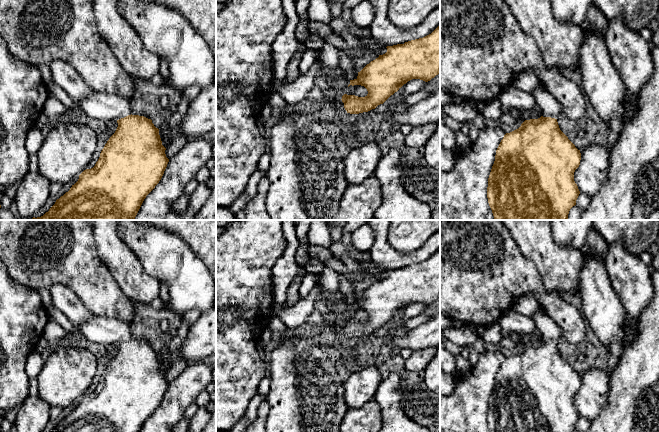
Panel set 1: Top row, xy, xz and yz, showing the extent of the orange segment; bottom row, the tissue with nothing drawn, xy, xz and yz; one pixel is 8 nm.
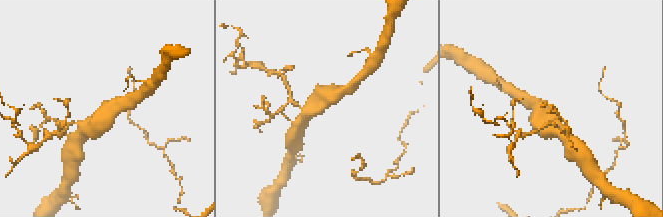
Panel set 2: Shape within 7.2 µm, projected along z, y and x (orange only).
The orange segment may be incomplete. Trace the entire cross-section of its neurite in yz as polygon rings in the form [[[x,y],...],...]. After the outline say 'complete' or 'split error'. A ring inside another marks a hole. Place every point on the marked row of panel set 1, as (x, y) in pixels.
[[[541,84],[530,93],[541,117],[525,120],[518,129],[504,135],[488,178],[488,203],[494,220],[568,220],[569,211],[580,194],[574,172],[580,165],[581,153],[559,128],[557,117],[563,111],[561,103]]]; split error

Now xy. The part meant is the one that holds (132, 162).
[[[96,92],[89,98],[81,99],[76,107],[85,115],[98,120],[116,120],[118,127],[100,153],[95,166],[84,170],[70,190],[56,200],[55,204],[41,217],[32,220],[134,220],[144,199],[161,180],[169,159],[162,145],[159,129],[151,119],[133,115],[131,99],[117,95]]]; split error

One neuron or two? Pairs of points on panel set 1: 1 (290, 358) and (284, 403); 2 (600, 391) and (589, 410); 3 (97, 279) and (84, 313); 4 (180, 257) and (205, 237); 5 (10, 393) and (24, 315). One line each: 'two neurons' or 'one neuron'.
1: one neuron
2: one neuron
3: two neurons
4: two neurons
5: one neuron

